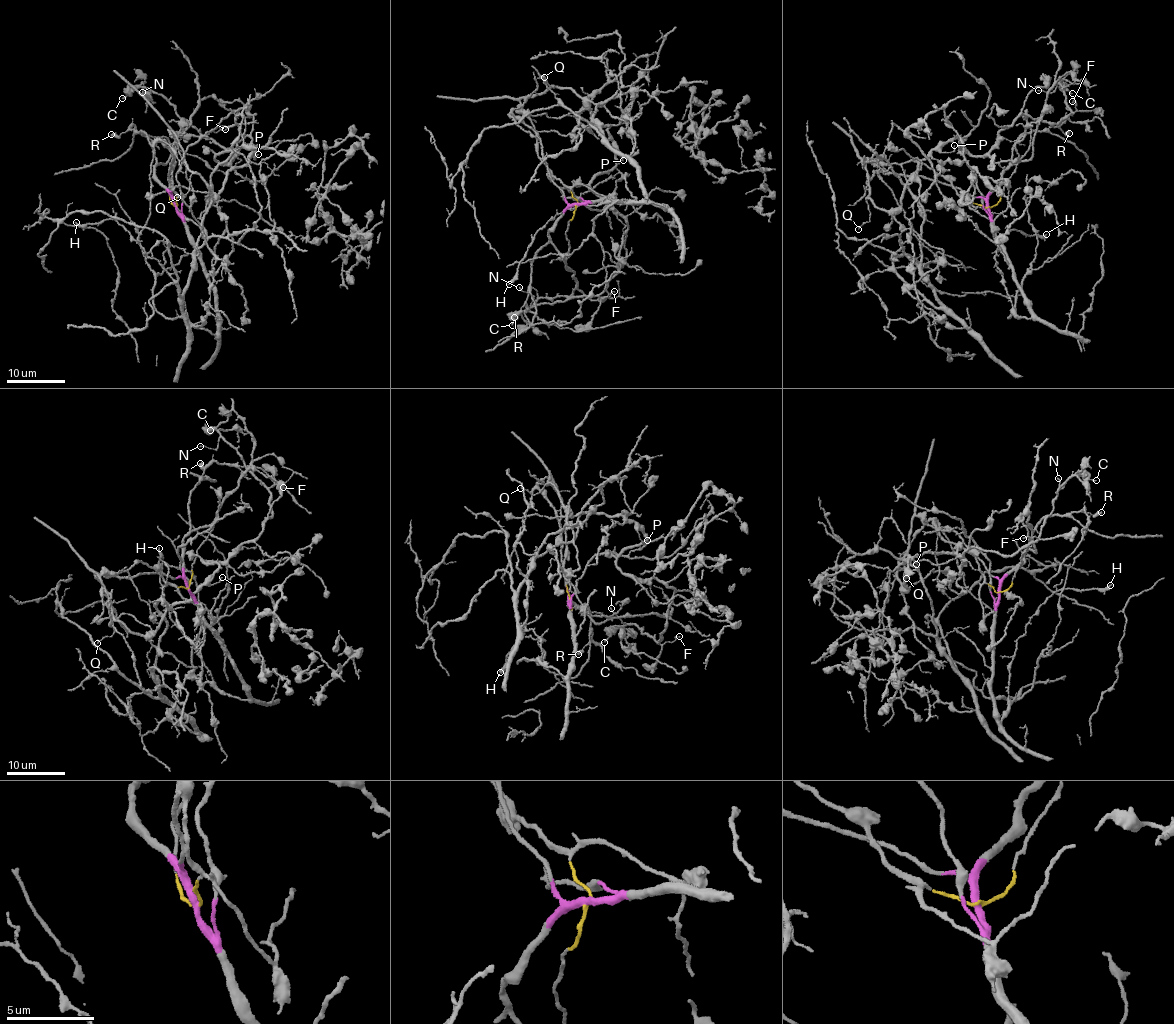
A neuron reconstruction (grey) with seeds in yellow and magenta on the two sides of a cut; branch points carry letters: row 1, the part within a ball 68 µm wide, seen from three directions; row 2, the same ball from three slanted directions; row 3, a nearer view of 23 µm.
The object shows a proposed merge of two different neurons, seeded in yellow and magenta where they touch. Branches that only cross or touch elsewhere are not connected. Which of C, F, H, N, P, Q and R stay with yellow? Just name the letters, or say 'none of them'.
C, F, N, P, Q

